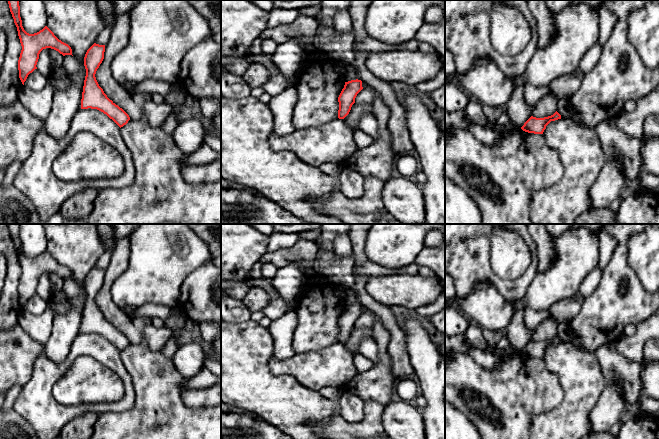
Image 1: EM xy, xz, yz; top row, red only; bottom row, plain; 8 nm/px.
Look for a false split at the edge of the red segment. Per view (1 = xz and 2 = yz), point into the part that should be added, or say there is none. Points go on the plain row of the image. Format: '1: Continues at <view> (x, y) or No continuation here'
1: No continuation here
2: No continuation here

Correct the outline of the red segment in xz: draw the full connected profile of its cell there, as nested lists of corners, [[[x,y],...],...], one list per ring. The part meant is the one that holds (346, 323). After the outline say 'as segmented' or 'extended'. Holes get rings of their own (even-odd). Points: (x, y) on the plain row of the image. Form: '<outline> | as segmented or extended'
[[[351,304],[345,306],[339,321],[338,342],[344,343],[350,336],[352,329],[355,327],[357,318],[363,313],[361,304]]] | as segmented

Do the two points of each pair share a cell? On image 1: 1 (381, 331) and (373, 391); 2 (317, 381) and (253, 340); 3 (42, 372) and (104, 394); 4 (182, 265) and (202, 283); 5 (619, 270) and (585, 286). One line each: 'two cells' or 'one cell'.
1: one cell
2: two cells
3: two cells
4: two cells
5: two cells

